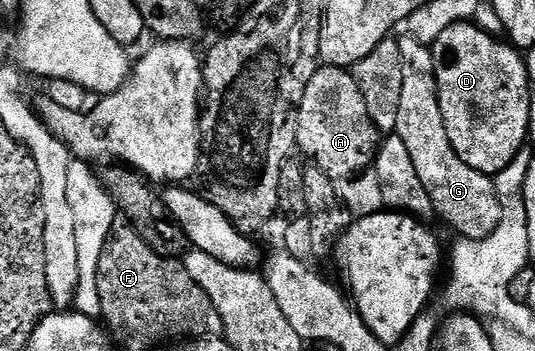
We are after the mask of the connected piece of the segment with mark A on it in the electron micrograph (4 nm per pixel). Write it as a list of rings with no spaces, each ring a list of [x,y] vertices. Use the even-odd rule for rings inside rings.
[[[319,66],[312,81],[304,89],[304,97],[298,106],[299,116],[318,115],[314,123],[314,135],[301,144],[300,151],[317,166],[323,168],[330,179],[361,173],[371,166],[380,146],[380,132],[368,113],[368,105],[356,85],[353,74],[345,67]]]

